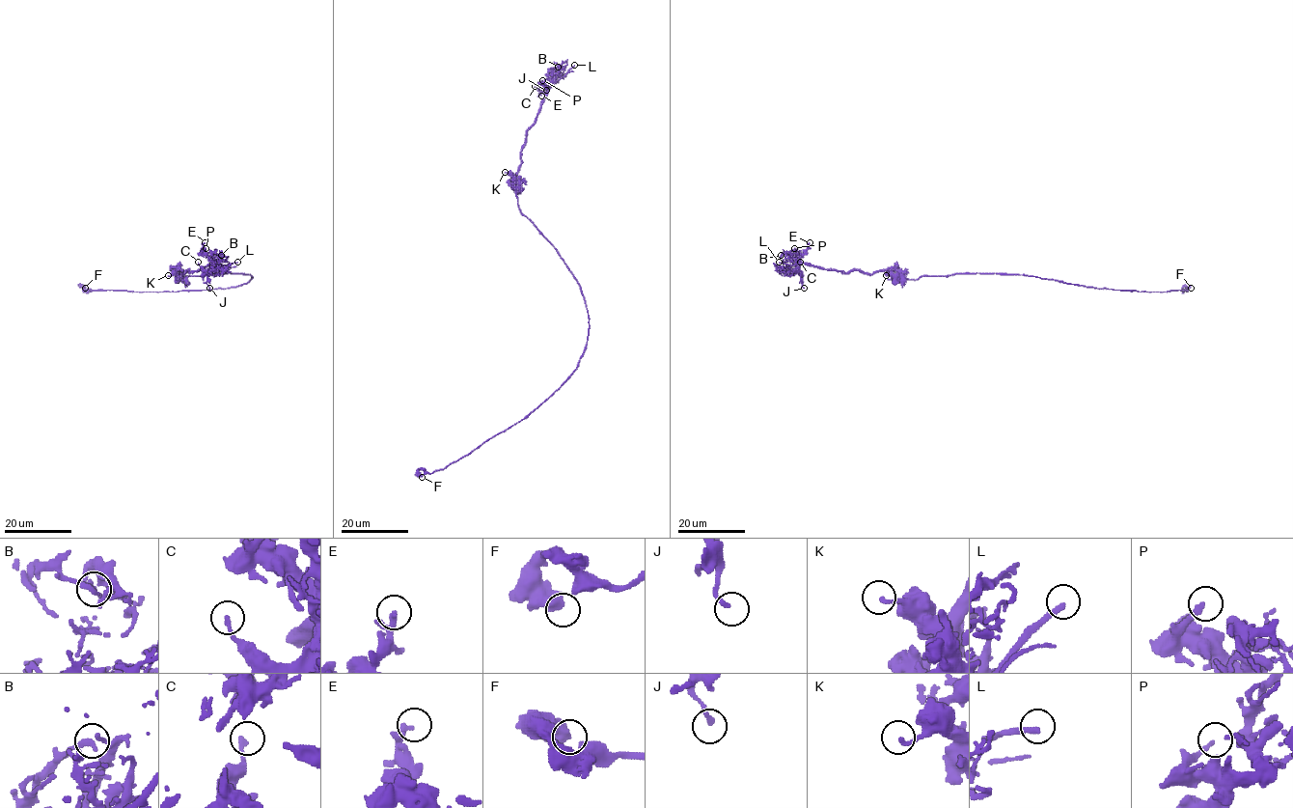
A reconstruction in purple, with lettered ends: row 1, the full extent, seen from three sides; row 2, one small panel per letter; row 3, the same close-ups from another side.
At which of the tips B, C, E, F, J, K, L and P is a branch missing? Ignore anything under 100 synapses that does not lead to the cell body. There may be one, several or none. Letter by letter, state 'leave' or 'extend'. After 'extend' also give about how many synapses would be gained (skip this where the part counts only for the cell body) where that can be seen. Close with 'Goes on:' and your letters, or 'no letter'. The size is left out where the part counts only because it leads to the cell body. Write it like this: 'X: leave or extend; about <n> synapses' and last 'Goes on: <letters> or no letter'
B: leave
C: leave
E: leave
F: leave
J: leave
K: leave
L: extend
P: leave
Goes on: L

